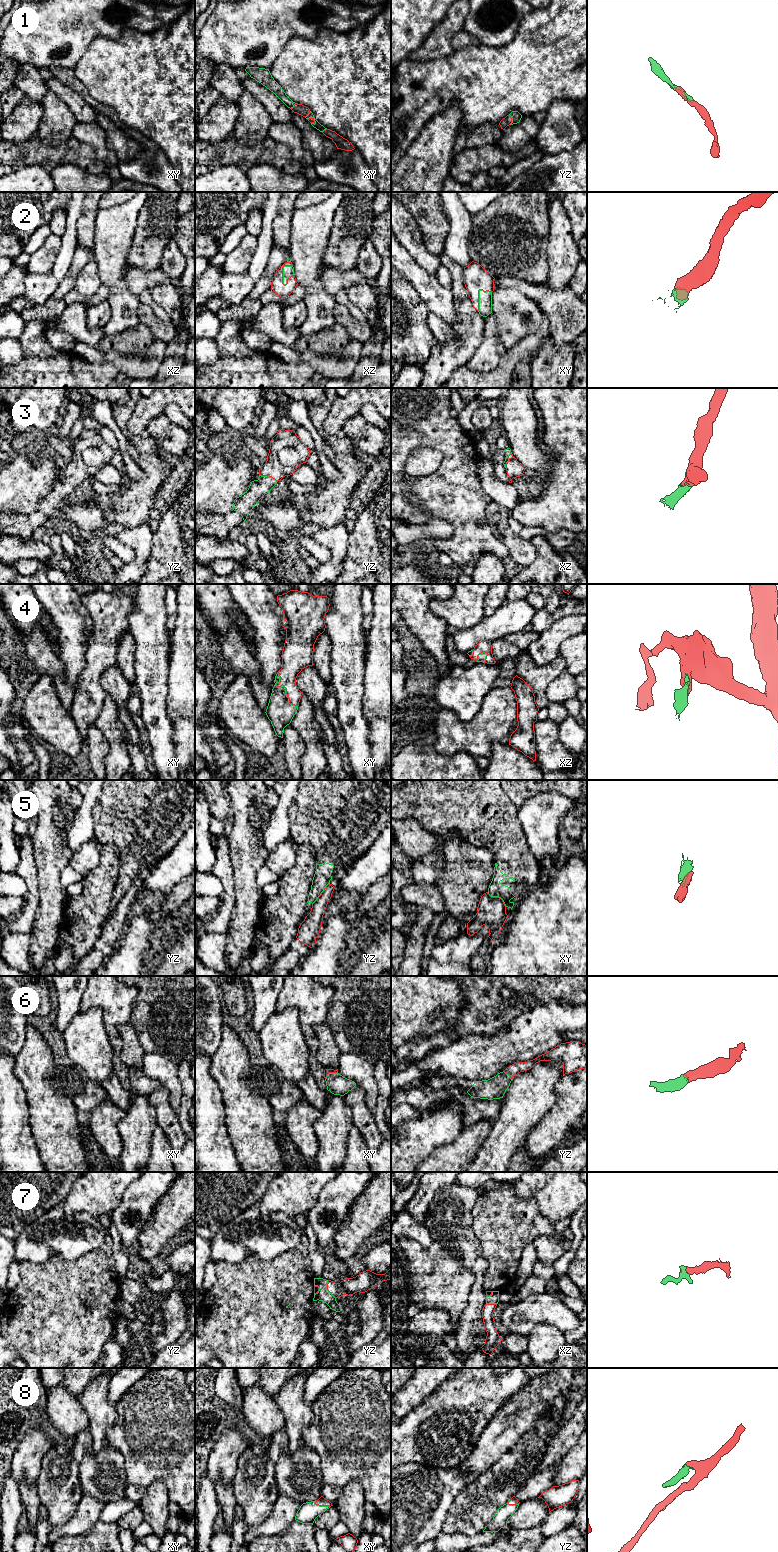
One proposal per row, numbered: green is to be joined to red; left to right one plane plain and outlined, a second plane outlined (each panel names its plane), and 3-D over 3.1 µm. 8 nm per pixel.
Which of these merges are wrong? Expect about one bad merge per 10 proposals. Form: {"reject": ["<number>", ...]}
{"reject": ["5"]}

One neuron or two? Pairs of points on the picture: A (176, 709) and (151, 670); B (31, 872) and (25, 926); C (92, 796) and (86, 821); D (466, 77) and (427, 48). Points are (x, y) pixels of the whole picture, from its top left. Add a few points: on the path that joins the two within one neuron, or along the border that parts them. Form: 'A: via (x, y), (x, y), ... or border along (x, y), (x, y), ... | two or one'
A: border along (168, 672), (167, 713), (170, 718) | two
B: via (31, 885), (31, 907), (27, 913) | one
C: via (88, 802), (86, 815) | one
D: border along (454, 51), (447, 57), (419, 61) | two

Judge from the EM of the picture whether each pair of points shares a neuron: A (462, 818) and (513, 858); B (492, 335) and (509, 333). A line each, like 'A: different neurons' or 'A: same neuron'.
A: same neuron
B: different neurons

